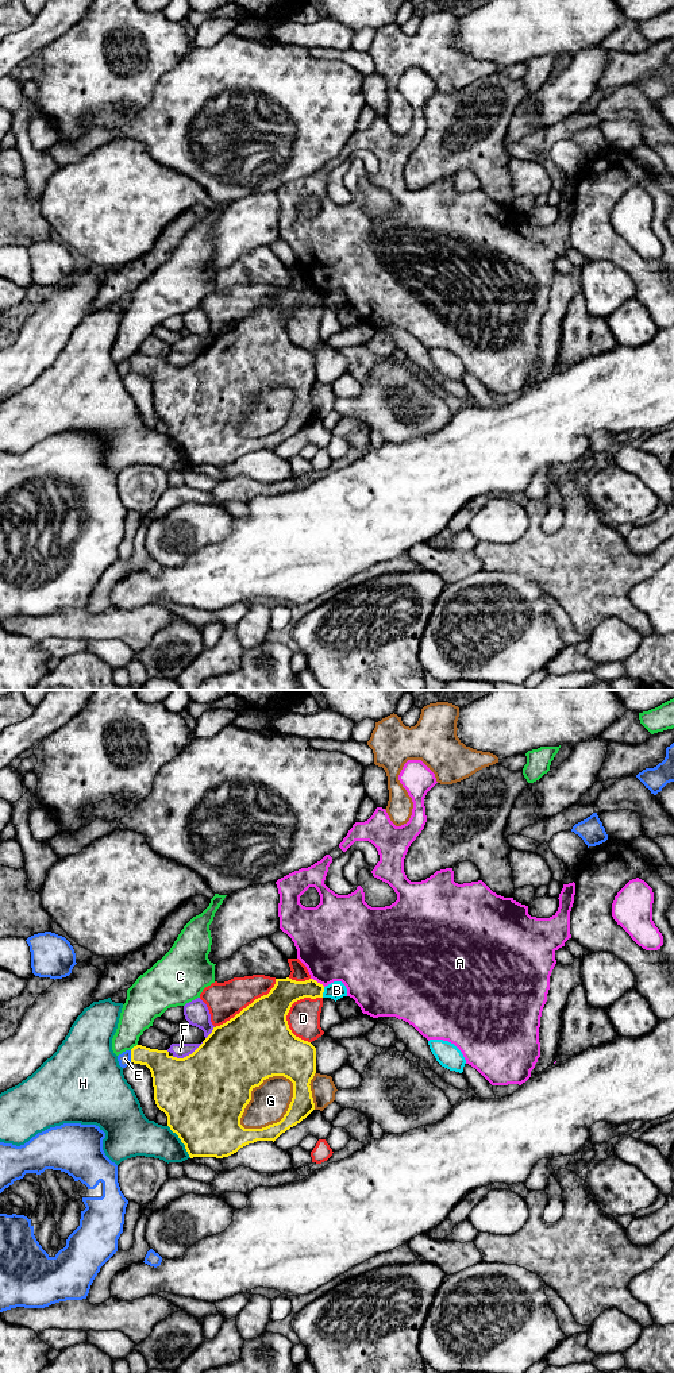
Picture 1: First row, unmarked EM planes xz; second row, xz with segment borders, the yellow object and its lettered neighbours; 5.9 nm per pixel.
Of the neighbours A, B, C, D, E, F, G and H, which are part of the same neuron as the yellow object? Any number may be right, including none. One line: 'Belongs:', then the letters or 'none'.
Belongs: none

